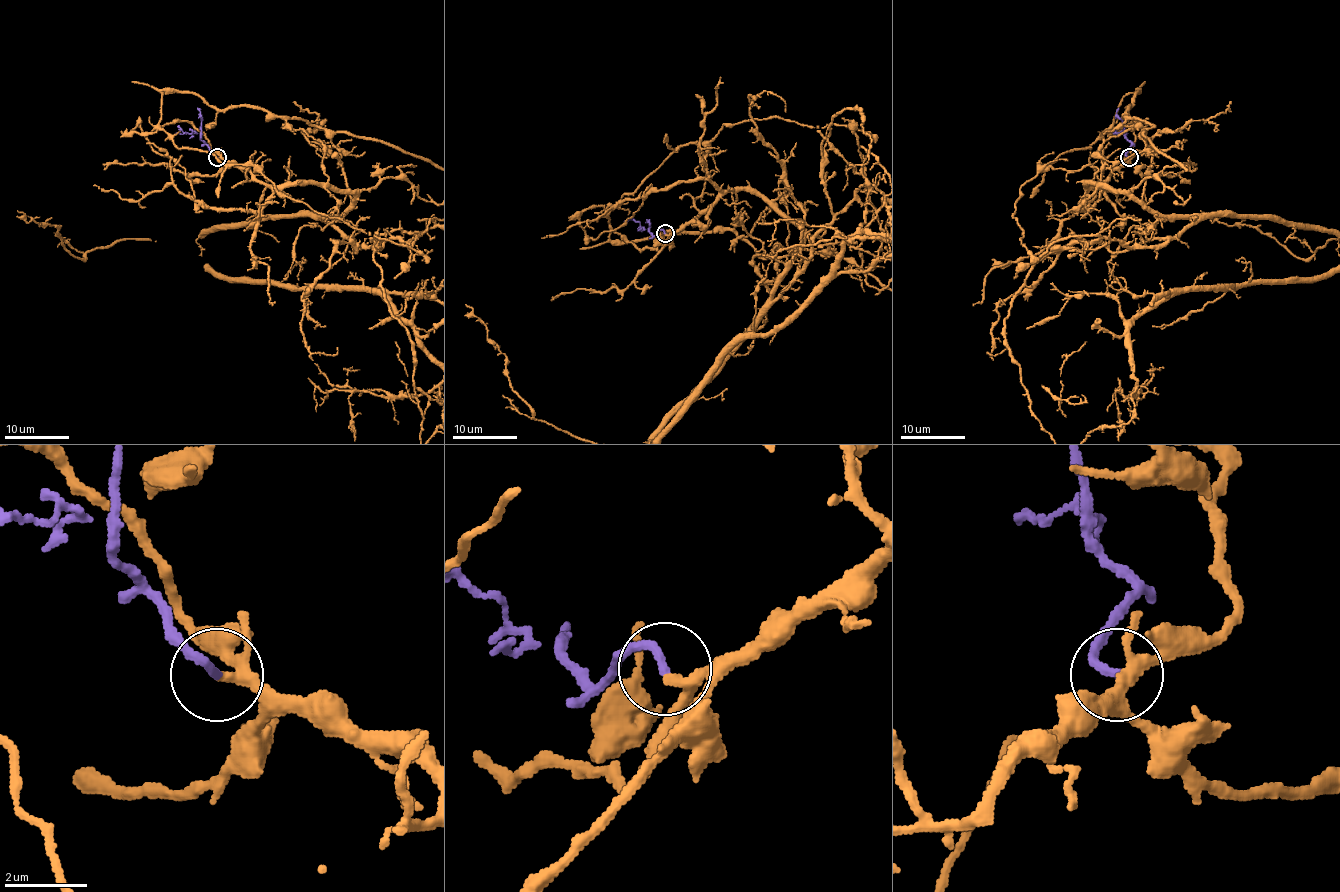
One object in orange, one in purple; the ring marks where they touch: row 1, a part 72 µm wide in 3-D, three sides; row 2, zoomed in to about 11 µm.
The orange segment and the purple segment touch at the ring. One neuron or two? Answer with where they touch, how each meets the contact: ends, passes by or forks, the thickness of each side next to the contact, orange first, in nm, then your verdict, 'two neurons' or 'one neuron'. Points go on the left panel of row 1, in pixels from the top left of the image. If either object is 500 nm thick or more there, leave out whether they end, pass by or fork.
at (217, 157); orange forks there; purple ends there; 240 nm thick on the orange side, 240 nm on the other; one neuron

